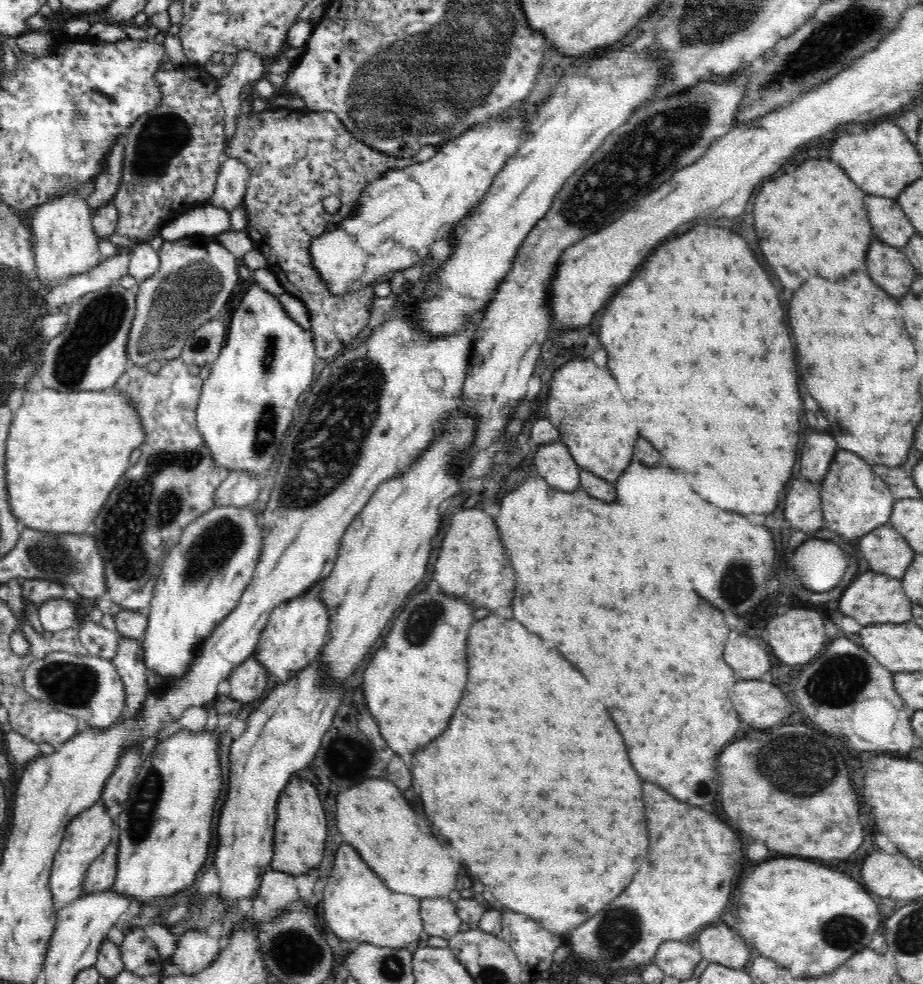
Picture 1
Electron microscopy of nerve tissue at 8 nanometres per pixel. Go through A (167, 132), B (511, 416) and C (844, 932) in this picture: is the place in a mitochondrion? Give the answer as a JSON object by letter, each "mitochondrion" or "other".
{"A":"mitochondrion","B":"other","C":"mitochondrion"}

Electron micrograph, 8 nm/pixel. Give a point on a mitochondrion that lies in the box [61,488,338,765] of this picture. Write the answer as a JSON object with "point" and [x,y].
{"point":[209,551]}

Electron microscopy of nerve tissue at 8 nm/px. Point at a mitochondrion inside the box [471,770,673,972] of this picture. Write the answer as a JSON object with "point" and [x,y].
{"point":[620,930]}

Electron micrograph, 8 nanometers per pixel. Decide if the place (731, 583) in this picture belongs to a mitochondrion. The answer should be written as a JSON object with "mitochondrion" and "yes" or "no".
{"mitochondrion":"yes"}

